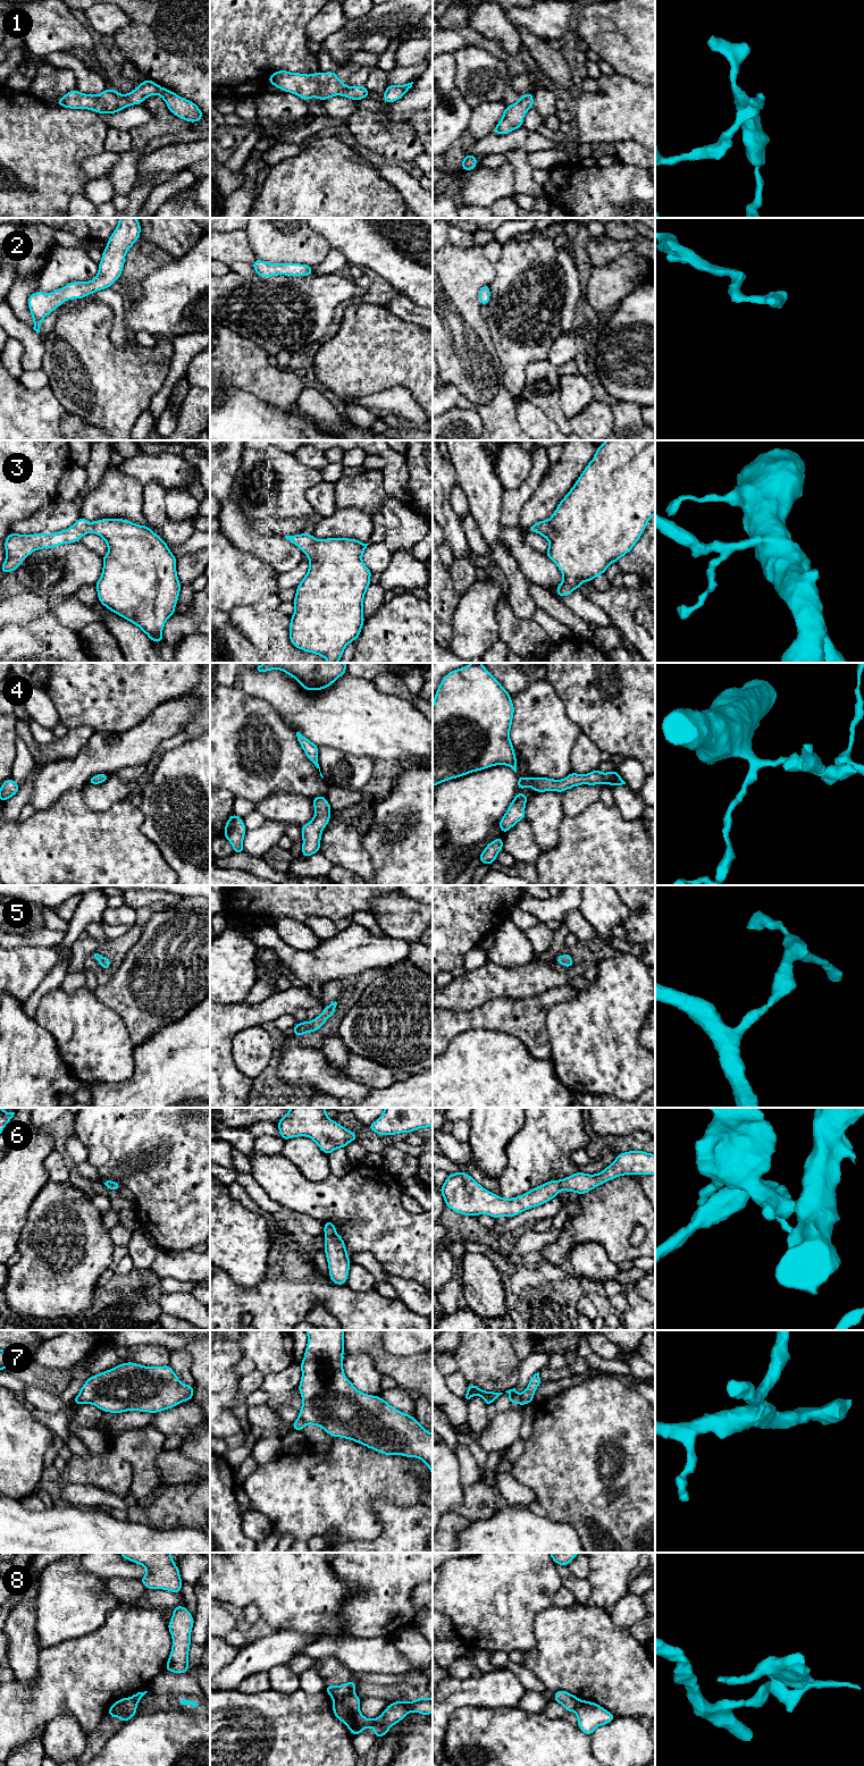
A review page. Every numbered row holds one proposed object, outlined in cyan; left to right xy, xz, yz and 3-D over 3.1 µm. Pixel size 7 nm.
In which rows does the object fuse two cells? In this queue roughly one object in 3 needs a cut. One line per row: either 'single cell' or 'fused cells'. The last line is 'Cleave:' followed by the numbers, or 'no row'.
1: single cell
2: single cell
3: single cell
4: single cell
5: single cell
6: single cell
7: fused cells
8: fused cells
Cleave: 7, 8

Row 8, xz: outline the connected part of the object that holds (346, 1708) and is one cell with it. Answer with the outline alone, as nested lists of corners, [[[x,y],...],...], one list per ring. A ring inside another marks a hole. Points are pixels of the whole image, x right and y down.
[[[346,1694],[344,1697],[335,1698],[333,1699],[333,1713],[334,1715],[343,1722],[347,1729],[351,1731],[353,1736],[356,1736],[359,1733],[361,1733],[364,1729],[372,1726],[374,1733],[376,1738],[385,1736],[388,1732],[388,1730],[396,1724],[397,1722],[401,1722],[404,1719],[404,1717],[411,1713],[416,1712],[422,1715],[430,1715],[433,1713],[433,1698],[417,1698],[414,1701],[395,1701],[389,1704],[386,1709],[383,1712],[383,1714],[374,1719],[366,1718],[360,1713],[360,1704],[361,1698],[355,1694]]]

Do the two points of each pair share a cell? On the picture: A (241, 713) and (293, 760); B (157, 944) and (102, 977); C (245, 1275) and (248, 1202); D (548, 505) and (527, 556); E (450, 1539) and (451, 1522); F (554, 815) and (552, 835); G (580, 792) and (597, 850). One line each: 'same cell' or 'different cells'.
A: same cell
B: different cells
C: different cells
D: different cells
E: same cell
F: same cell
G: different cells

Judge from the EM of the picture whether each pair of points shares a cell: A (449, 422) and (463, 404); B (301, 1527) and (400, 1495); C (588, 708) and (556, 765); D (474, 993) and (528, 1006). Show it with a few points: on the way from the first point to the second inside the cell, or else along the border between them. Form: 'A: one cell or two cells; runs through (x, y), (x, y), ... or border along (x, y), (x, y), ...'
A: two cells; border along (454, 405), (461, 409), (474, 410), (481, 423)
B: one cell; runs through (326, 1502), (340, 1488), (375, 1488)
C: two cells; border along (563, 704), (565, 714), (583, 732)
D: two cells; border along (522, 998), (493, 998), (471, 1009)

